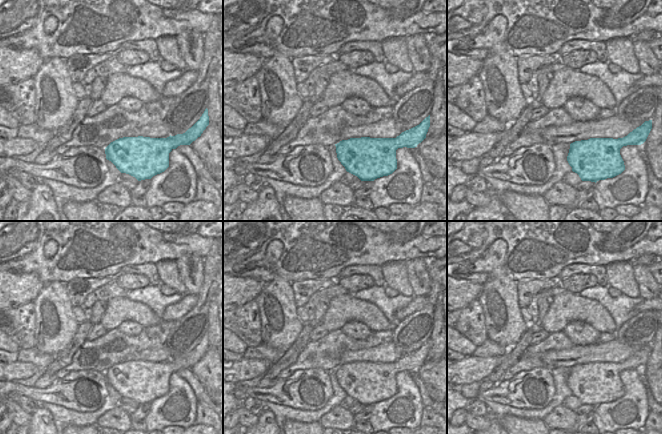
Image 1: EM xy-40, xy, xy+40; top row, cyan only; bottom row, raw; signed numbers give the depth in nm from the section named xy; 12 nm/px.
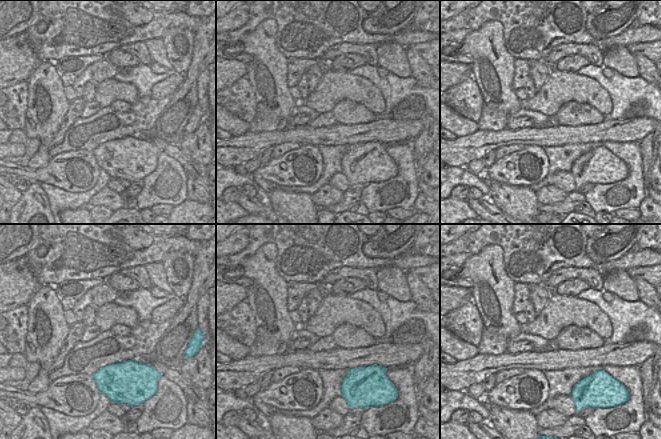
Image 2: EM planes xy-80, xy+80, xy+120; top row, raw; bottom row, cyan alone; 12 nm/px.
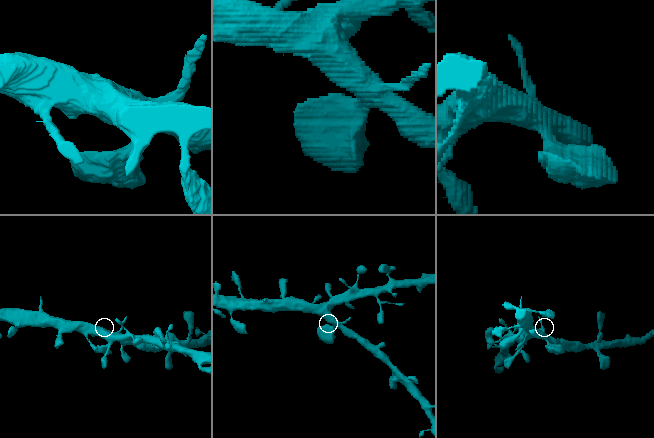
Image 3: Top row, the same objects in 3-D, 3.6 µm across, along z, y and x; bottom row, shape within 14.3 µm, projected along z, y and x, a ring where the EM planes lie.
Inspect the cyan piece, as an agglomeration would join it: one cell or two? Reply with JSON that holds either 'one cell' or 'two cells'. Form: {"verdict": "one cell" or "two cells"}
{"verdict": "one cell"}

